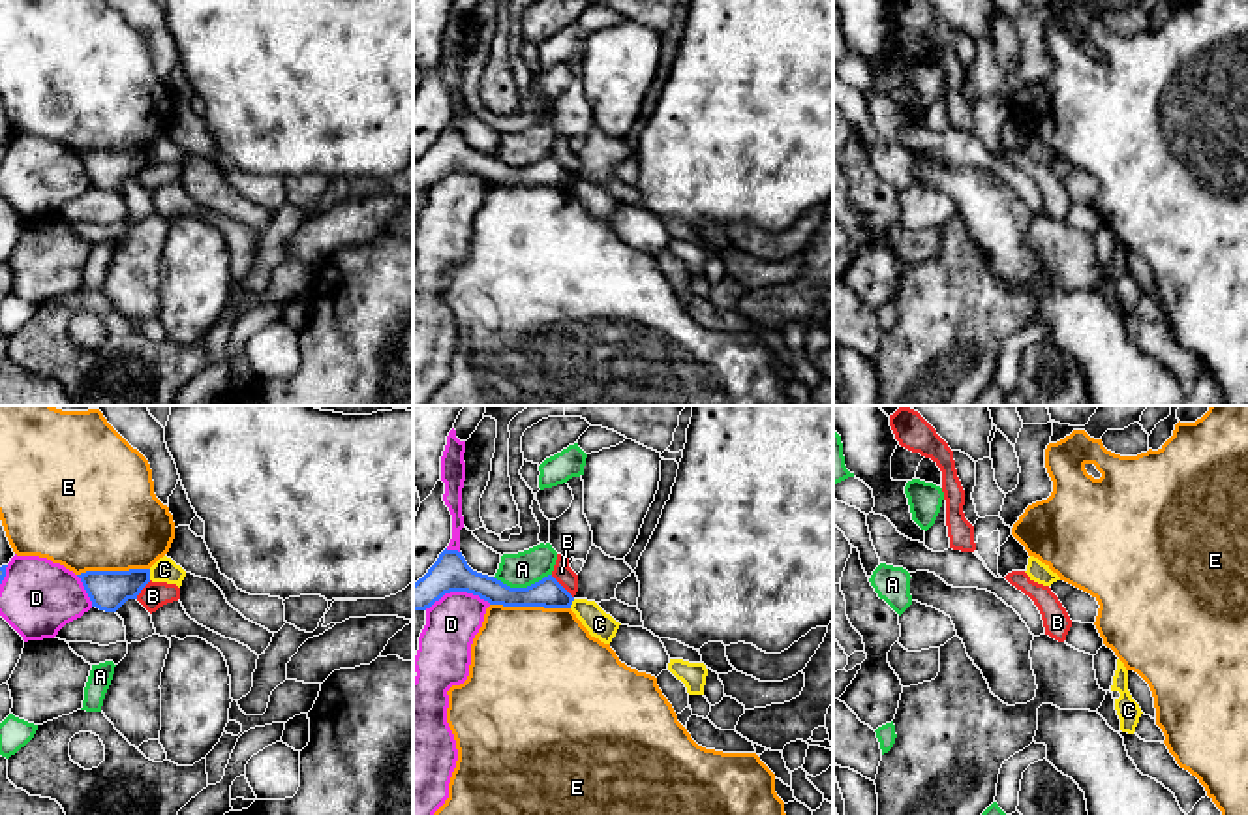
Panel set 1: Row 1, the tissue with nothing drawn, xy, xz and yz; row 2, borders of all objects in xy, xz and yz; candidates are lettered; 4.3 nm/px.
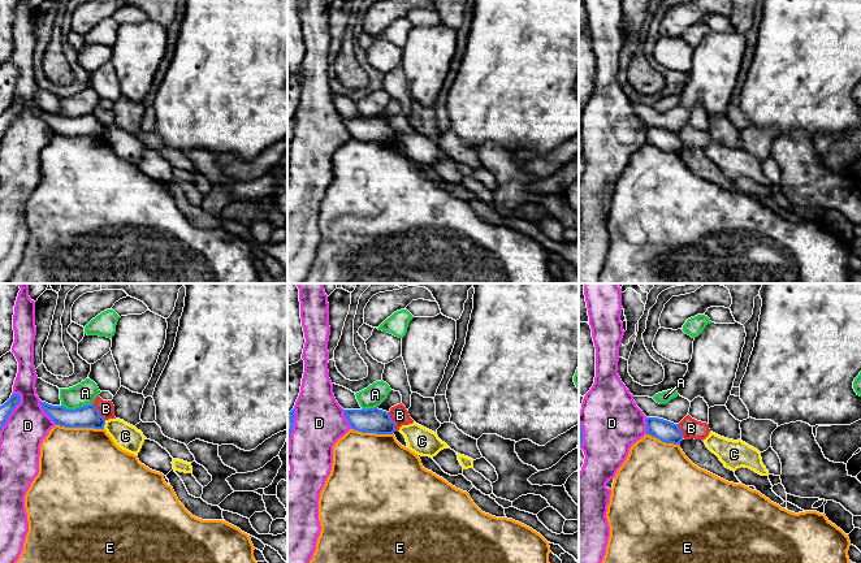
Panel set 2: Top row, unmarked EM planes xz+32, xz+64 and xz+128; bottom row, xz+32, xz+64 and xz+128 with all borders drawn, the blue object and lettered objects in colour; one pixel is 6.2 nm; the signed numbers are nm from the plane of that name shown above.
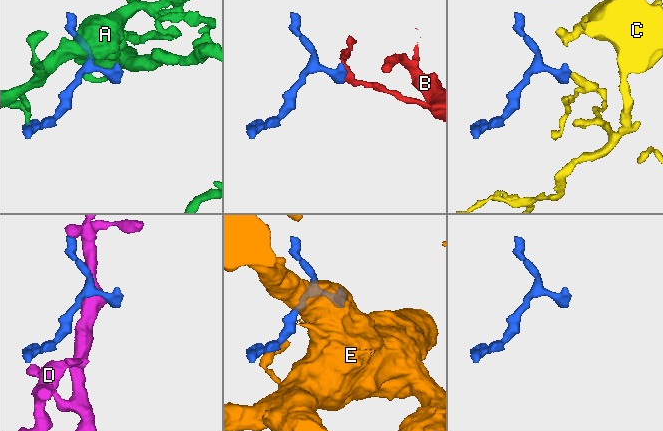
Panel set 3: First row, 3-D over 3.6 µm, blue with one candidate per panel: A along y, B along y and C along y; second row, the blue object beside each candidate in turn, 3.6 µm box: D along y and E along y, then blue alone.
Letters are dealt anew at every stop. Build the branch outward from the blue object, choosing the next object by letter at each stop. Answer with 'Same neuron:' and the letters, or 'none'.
Same neuron: none

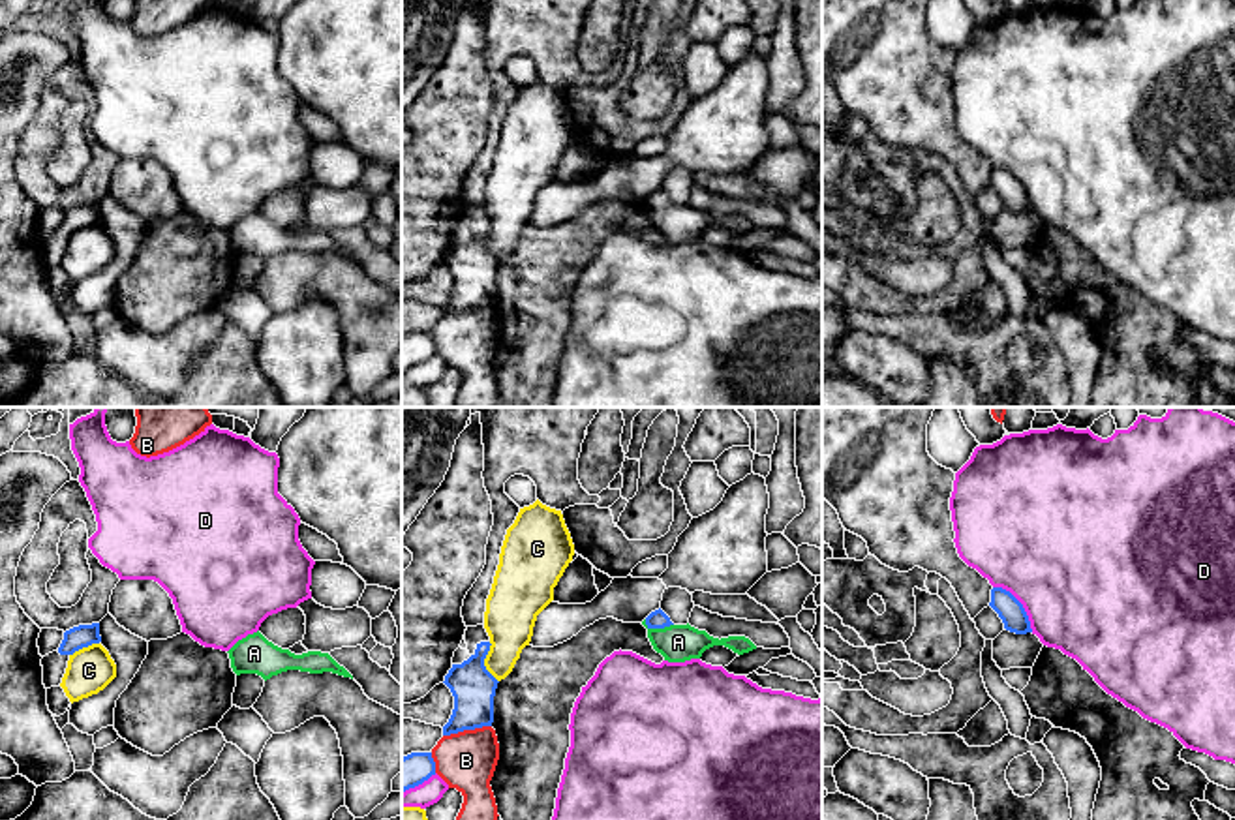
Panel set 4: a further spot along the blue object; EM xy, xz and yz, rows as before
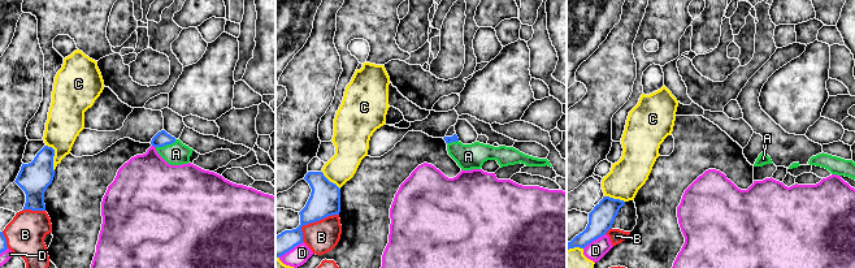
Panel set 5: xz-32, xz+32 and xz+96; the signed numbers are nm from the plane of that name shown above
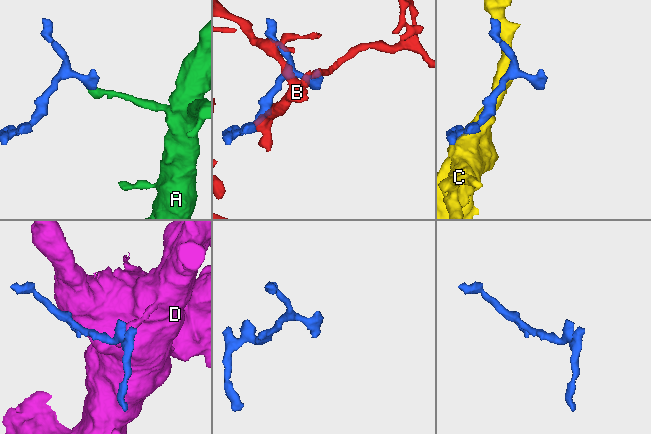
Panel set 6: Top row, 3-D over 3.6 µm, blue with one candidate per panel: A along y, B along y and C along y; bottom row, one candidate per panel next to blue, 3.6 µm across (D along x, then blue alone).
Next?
Same neuron: A

